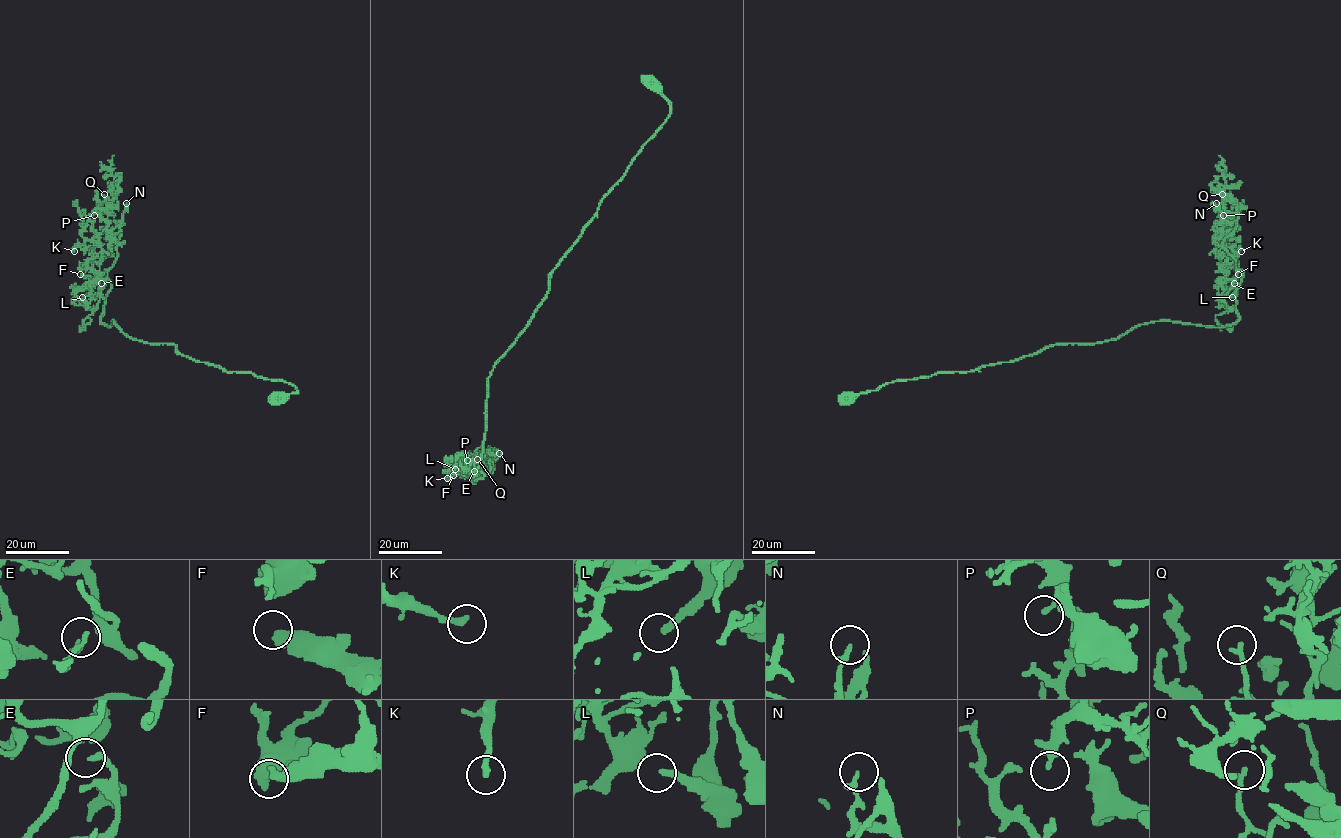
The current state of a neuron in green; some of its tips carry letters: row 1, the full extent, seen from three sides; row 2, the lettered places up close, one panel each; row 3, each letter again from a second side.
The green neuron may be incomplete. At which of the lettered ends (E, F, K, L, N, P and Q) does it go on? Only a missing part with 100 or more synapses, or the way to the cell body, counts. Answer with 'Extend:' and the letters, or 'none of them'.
Extend: L

